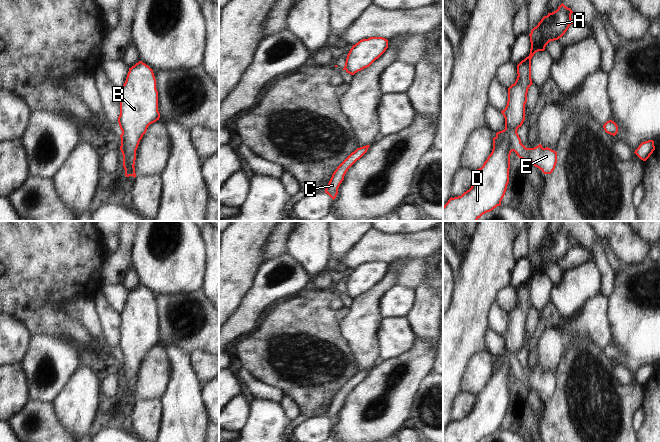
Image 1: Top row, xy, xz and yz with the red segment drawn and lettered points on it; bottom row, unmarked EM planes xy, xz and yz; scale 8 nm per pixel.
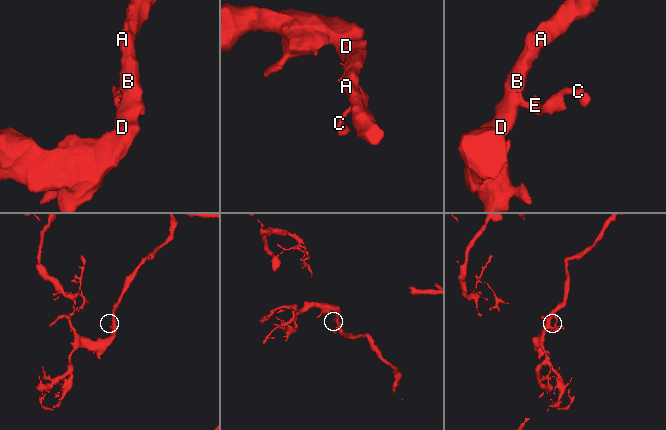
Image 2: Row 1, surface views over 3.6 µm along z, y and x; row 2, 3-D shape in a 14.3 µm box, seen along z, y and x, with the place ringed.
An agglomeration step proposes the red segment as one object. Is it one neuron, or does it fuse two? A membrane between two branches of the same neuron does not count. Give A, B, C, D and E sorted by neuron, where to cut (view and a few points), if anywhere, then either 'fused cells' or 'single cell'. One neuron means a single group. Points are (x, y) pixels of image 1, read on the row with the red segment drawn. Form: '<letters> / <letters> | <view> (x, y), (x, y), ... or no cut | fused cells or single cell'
A B D / C E | yz (516, 130), (511, 133), (511, 147), (513, 150) | fused cells

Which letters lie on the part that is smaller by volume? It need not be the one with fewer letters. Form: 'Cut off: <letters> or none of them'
Cut off: C, E

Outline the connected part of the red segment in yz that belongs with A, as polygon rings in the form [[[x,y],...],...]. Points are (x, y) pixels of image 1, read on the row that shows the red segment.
[[[563,3],[558,9],[544,16],[536,27],[531,30],[530,54],[517,65],[517,79],[508,88],[508,101],[504,110],[501,111],[505,118],[505,129],[496,133],[493,138],[493,149],[483,166],[475,171],[475,179],[469,190],[461,196],[450,198],[443,206],[443,221],[477,221],[483,214],[492,211],[501,205],[509,183],[510,155],[513,151],[511,146],[511,133],[517,131],[525,120],[525,104],[529,87],[533,84],[531,79],[531,59],[538,51],[544,51],[550,41],[558,40],[568,30],[571,24],[573,11]]]

